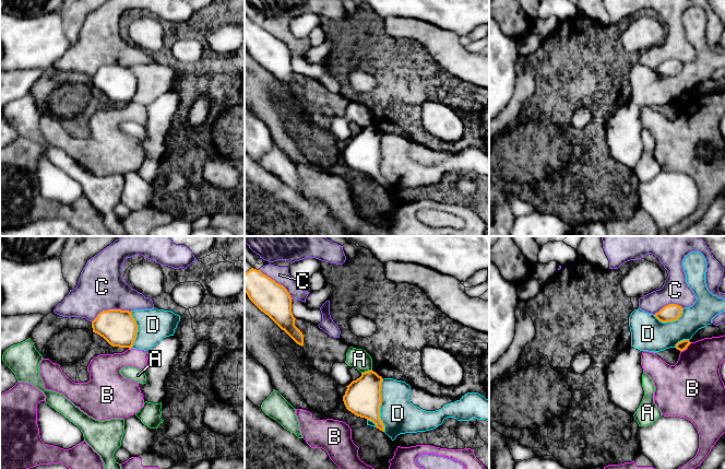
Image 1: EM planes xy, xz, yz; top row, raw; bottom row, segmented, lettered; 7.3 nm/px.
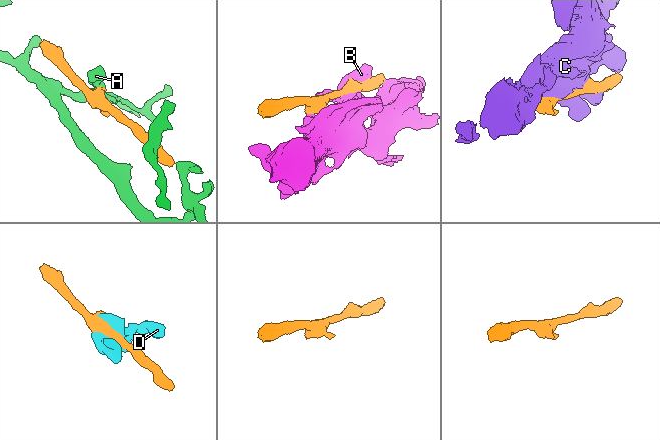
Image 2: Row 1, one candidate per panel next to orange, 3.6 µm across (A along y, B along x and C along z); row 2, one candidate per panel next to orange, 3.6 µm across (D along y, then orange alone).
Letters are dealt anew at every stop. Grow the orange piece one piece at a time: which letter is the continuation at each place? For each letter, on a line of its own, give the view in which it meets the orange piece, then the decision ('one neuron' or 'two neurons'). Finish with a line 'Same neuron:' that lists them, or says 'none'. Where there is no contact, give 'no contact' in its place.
A: xz | two neurons
B: yz | two neurons
C: xy | two neurons
D: xz | two neurons
Same neuron: none

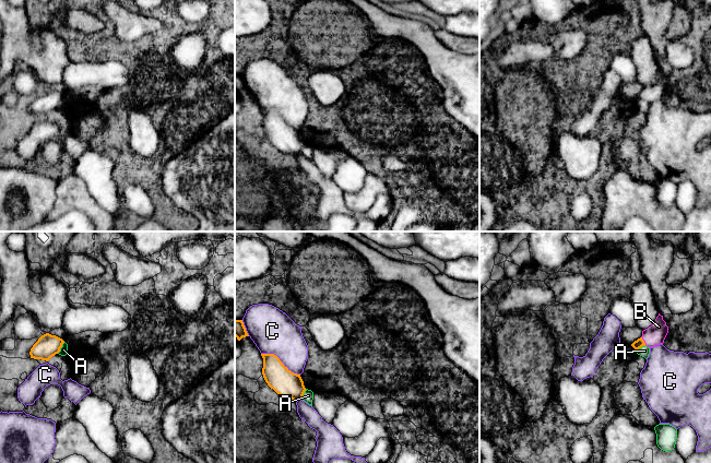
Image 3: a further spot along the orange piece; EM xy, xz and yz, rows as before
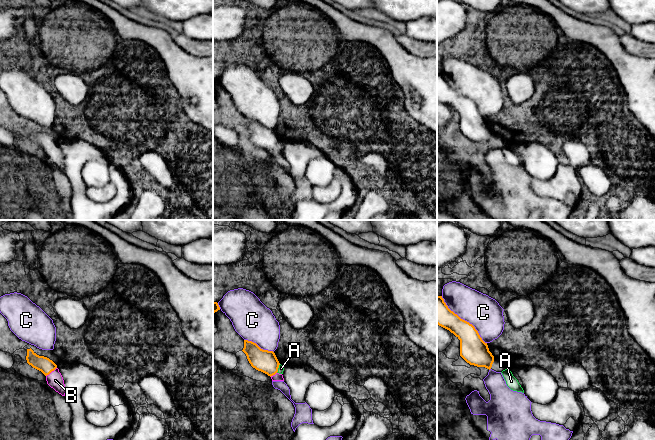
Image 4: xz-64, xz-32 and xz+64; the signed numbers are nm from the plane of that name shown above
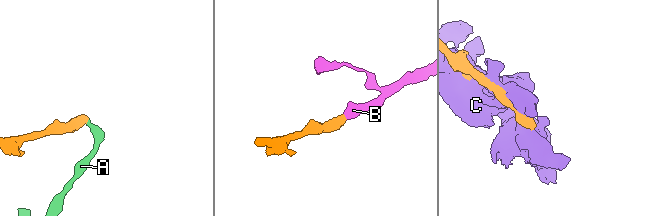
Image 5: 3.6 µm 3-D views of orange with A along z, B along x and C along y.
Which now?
A: xy | two neurons
B: yz | one neuron
C: xz | two neurons
Same neuron: B

